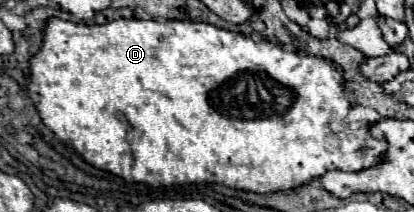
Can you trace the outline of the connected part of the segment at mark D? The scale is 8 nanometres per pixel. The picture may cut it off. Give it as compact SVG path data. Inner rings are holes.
M48 19L44 27L44 45L30 59L30 81L28 93L38 109L40 119L46 127L50 127L56 137L64 143L72 143L78 155L86 159L86 163L110 171L114 175L124 177L126 181L146 183L152 187L170 187L170 185L190 185L190 183L216 183L230 189L250 191L250 193L288 193L296 191L312 181L318 181L328 171L348 171L358 173L360 169L370 169L372 165L380 165L384 161L384 153L388 153L388 145L384 141L372 137L368 133L370 121L348 123L340 131L334 133L334 123L338 115L346 115L346 109L354 105L348 97L348 89L344 85L344 75L340 67L324 57L302 55L296 51L286 51L278 43L270 41L252 41L252 37L234 33L228 29L214 27L210 23L196 23L188 19L176 21L142 21L142 19L116 19L104 25L78 25L62 19Z

